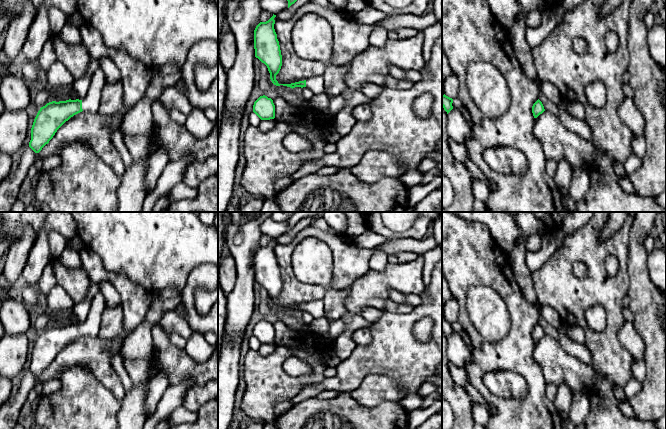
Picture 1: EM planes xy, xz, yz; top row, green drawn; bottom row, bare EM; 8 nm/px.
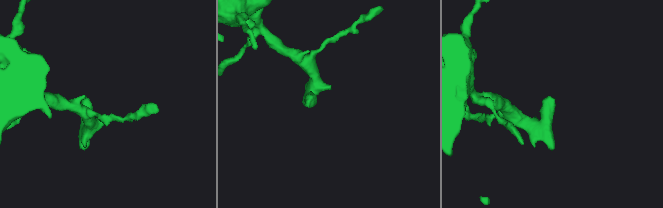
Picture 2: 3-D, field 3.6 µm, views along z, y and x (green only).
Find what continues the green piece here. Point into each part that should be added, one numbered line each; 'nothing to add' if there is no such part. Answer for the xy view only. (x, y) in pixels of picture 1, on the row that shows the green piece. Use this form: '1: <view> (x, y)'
1: xy (91, 103)

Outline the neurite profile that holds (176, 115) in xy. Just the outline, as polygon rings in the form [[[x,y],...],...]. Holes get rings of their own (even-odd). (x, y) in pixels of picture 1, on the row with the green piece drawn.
[[[171,108],[169,110],[169,116],[172,119],[172,121],[174,121],[178,124],[184,124],[186,122],[186,119],[187,119],[187,116],[185,114],[183,114],[177,108]]]

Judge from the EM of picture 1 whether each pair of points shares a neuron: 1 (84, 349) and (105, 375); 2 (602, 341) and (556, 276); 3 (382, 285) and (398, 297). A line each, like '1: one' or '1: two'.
1: one
2: one
3: two

